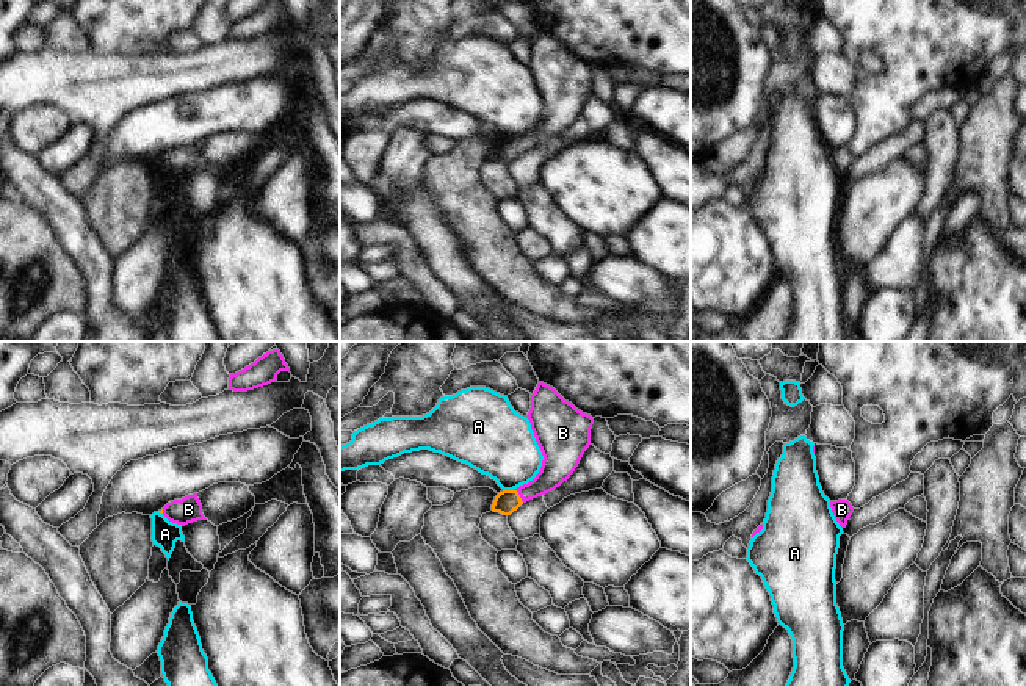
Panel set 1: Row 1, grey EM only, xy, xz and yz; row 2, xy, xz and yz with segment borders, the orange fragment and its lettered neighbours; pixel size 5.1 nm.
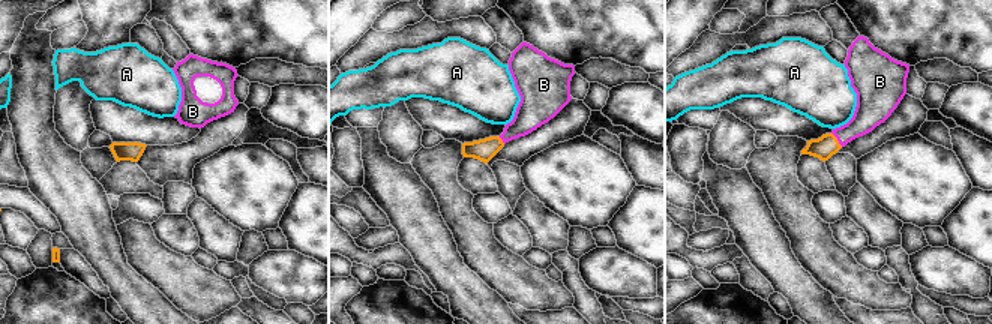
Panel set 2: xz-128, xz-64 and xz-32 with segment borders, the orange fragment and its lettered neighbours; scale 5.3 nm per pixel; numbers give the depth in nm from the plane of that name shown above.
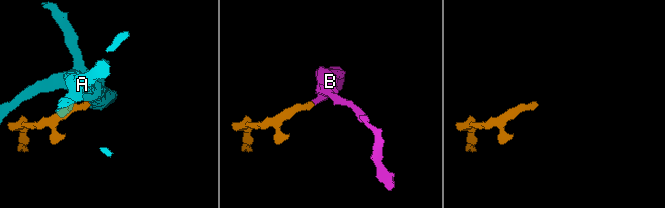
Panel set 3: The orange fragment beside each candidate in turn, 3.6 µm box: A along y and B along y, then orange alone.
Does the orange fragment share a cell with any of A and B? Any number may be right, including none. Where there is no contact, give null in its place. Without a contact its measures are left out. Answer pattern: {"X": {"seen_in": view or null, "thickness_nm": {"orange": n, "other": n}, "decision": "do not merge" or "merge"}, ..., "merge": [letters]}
{"A": {"seen_in": "xz", "thickness_nm": {"orange": 120, "other": 360}, "decision": "do not merge"}, "B": {"seen_in": "xz", "thickness_nm": {"orange": 120, "other": 160}, "decision": "merge"}, "merge": ["B"]}

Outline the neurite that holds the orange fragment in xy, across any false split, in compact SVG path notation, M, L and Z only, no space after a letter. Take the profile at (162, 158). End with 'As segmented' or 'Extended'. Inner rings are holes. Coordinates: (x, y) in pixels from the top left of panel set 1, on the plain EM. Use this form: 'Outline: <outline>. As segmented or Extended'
Outline: M197 143L188 144L182 149L174 149L158 161L163 163L169 171L182 175L197 169L207 169L202 163L202 153Z. Extended.

